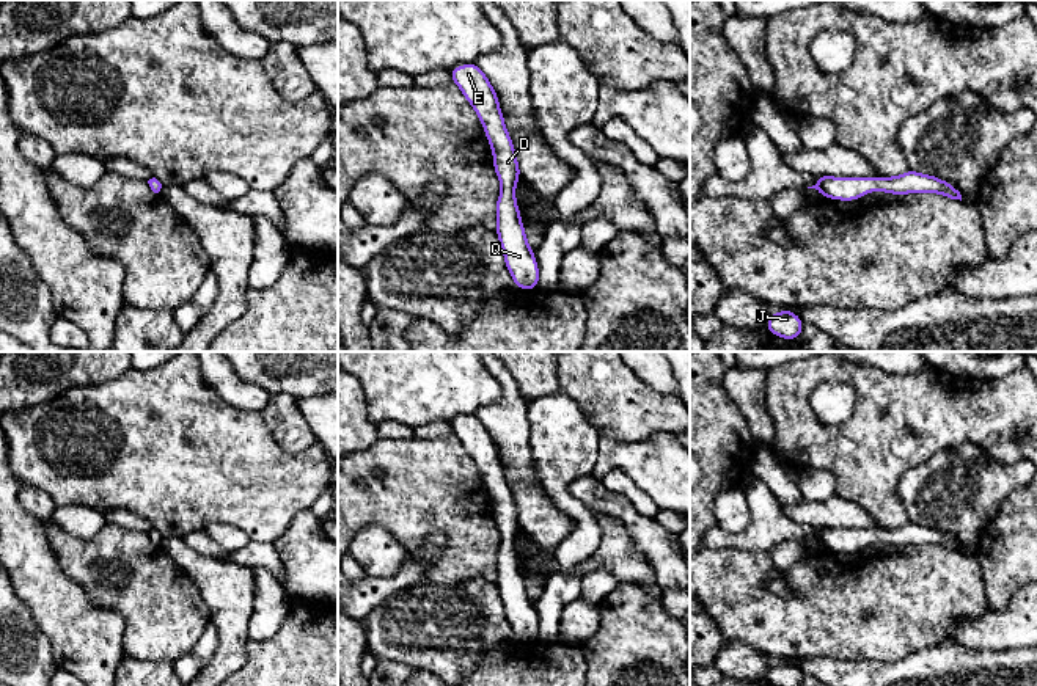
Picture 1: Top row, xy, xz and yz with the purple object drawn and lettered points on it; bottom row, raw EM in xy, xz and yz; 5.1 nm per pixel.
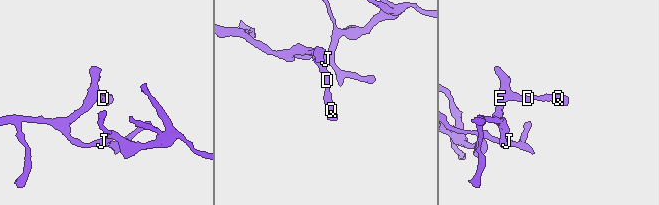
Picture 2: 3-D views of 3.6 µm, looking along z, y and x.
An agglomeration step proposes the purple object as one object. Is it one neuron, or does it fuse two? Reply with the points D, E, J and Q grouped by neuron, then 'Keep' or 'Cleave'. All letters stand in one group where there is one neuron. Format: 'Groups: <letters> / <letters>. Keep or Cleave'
Groups: D E J Q. Keep

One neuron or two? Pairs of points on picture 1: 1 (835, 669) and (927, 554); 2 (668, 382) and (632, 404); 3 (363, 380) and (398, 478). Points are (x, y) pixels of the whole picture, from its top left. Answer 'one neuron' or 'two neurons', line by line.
1: two neurons
2: two neurons
3: two neurons

